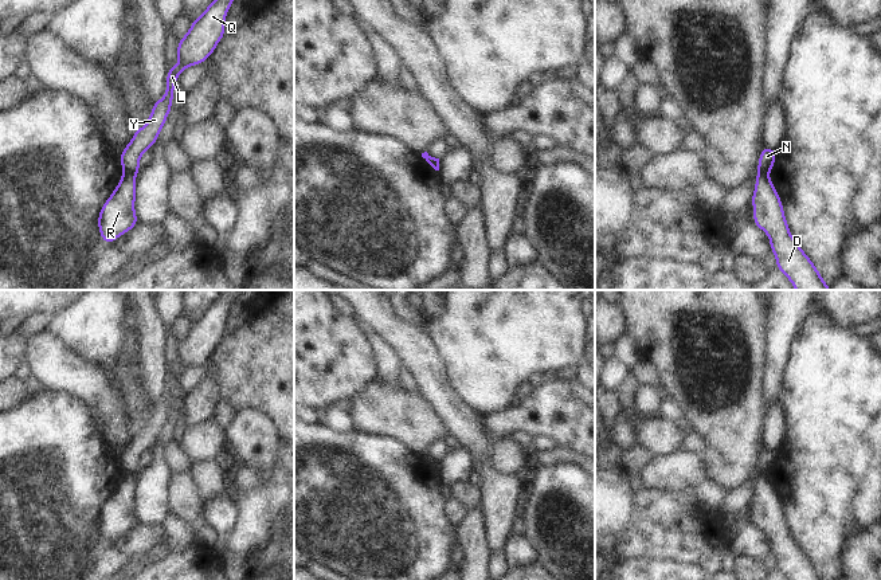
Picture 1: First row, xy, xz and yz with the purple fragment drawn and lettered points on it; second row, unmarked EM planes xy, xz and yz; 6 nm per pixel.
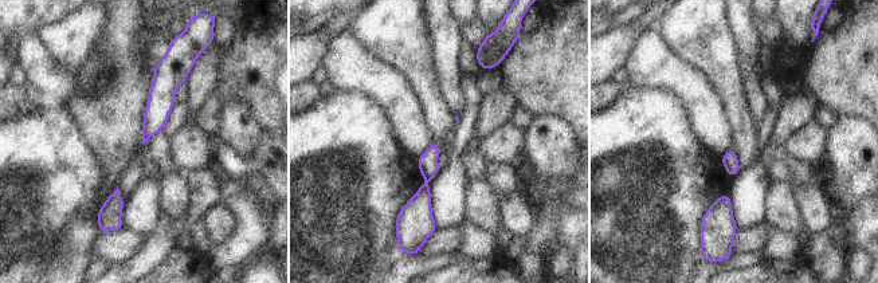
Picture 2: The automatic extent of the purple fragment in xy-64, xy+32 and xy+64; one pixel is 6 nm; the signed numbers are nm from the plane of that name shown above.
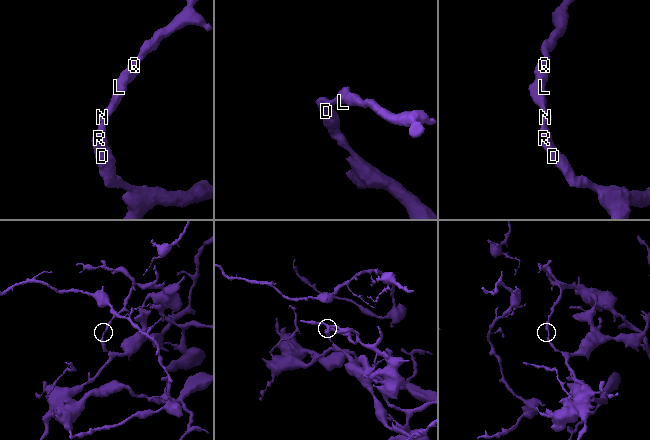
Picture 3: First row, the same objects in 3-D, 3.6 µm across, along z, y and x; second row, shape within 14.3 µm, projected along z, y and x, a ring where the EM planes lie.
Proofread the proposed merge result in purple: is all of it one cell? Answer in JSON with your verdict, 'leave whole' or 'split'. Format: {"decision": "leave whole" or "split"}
{"decision": "split"}

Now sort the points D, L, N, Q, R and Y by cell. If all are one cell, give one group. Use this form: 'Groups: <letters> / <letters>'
Groups: D R / L N Q Y.

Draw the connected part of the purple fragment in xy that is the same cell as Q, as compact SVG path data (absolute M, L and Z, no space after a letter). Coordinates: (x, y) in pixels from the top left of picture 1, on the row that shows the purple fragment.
M214 0L195 20L187 35L177 43L179 64L168 68L165 81L167 93L153 102L152 114L144 128L134 132L133 140L120 156L120 162L128 175L140 172L140 157L157 141L168 113L172 109L177 77L189 66L200 64L211 56L219 40L224 36L227 9L235 0Z

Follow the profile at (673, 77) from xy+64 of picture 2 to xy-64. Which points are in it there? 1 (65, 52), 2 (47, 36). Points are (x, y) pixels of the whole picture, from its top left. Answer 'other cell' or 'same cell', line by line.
1: other cell
2: other cell

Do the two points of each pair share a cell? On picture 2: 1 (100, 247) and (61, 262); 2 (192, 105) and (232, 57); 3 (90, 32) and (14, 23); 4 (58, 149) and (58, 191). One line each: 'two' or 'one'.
1: two
2: two
3: two
4: one

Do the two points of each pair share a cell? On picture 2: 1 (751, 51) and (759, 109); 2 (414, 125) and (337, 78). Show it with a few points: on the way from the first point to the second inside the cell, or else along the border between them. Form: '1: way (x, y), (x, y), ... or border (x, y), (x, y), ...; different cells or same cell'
1: way (751, 66), (751, 87), (753, 94); same cell
2: way (396, 106), (368, 78), (356, 78); same cell

